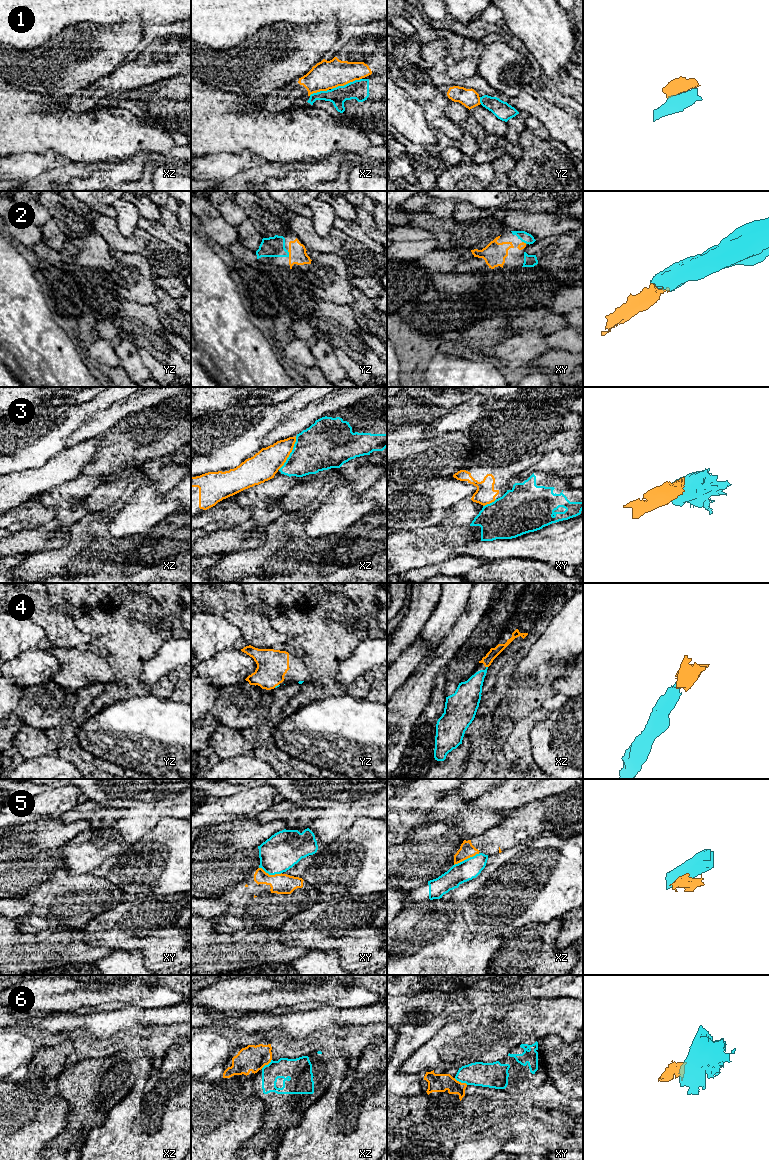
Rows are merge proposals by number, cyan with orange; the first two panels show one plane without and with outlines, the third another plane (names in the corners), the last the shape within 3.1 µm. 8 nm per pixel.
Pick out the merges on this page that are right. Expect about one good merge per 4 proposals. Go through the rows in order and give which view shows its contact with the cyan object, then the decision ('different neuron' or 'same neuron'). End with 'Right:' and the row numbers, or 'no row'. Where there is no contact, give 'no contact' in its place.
1: meets cyan in xz; different neuron
2: meets cyan in yz; same neuron
3: meets cyan in xz; different neuron
4: meets cyan in yz; same neuron
5: meets cyan in xz; different neuron
6: meets cyan in xy; different neuron
Right: 2, 4

